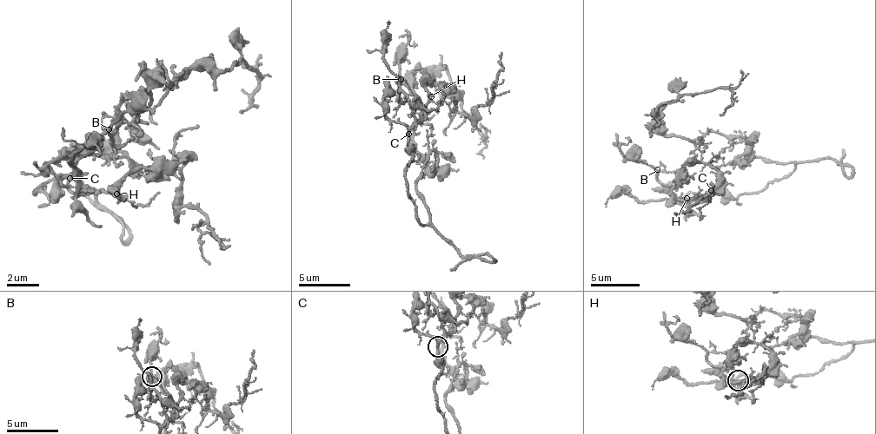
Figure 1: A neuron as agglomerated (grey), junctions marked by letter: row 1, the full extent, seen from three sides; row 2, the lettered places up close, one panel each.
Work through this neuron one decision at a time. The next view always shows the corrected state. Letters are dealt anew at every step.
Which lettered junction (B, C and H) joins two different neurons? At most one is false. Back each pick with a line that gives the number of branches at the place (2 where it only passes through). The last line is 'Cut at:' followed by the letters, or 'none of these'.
Cut at: none of these

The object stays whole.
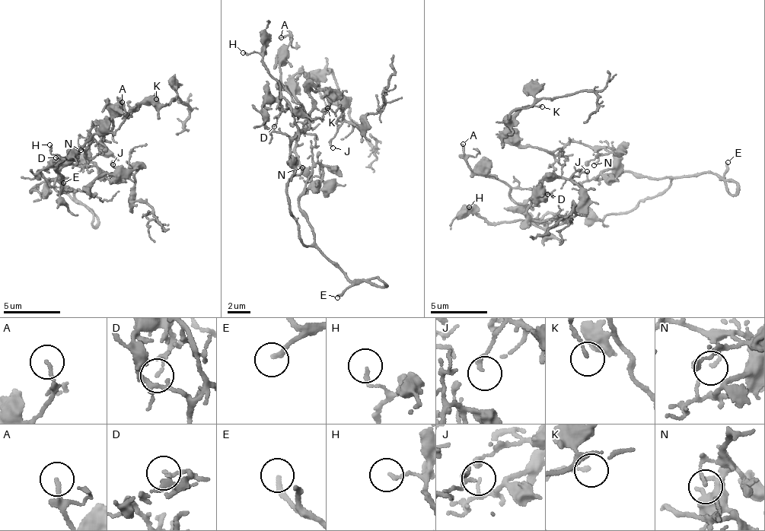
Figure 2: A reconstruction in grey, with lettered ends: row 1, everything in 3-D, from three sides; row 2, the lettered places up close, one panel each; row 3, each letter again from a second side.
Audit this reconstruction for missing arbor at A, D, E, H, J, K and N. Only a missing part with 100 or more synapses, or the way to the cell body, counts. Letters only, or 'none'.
E

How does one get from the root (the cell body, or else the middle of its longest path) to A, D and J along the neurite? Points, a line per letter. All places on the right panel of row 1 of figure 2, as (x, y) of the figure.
A: (521, 205), (511, 197), (508, 186), (502, 182), (473, 175), (463, 144)
D: (521, 205), (537, 193), (547, 194)
J: (521, 205), (533, 220), (550, 211), (564, 220), (531, 219), (530, 201), (547, 181), (587, 171)

